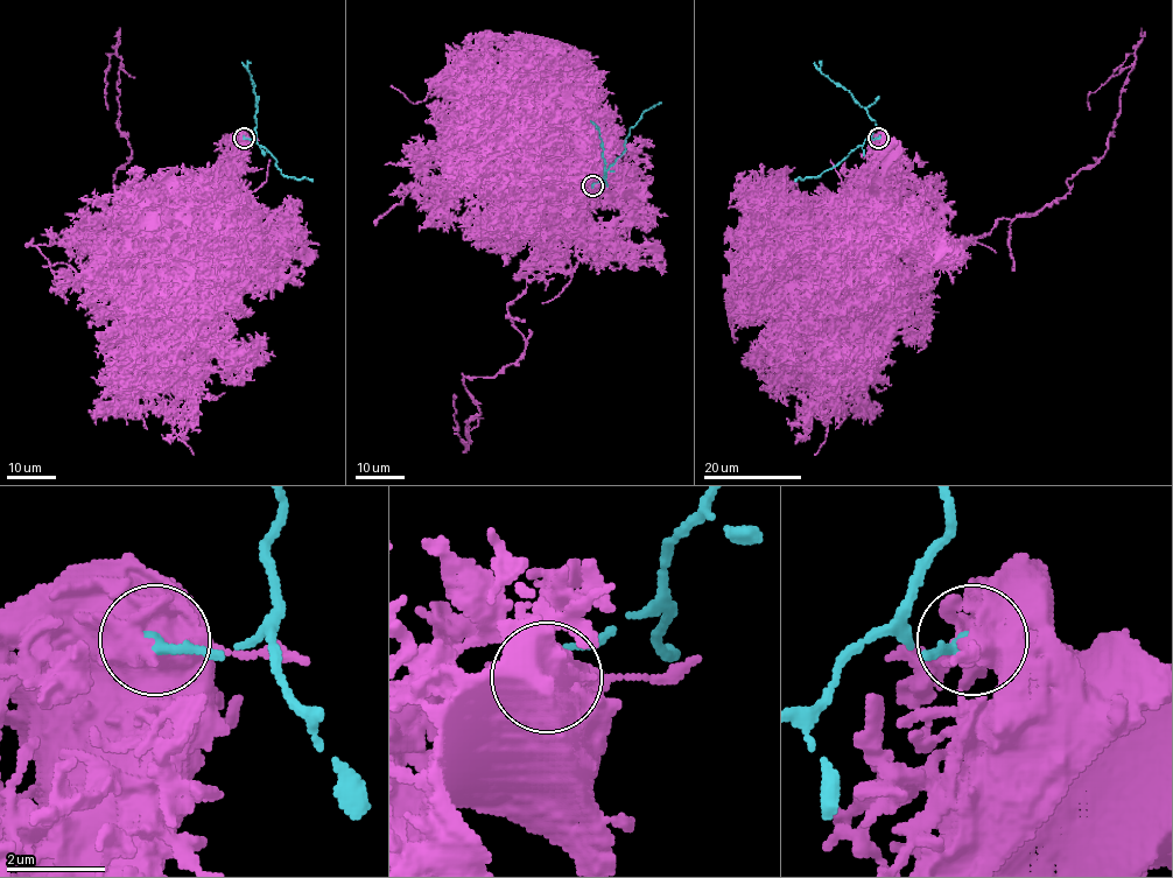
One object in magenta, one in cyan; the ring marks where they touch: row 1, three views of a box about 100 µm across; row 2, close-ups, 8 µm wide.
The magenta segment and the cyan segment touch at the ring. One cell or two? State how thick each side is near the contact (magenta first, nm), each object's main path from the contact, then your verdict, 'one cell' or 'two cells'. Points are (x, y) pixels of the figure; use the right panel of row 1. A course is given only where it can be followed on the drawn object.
600 nm thick on the magenta side, 380 nm on the other; magenta runs (877, 138), (877, 265), (868, 272); cyan runs (878, 138), (868, 138), (820, 174), (795, 182); two cells

